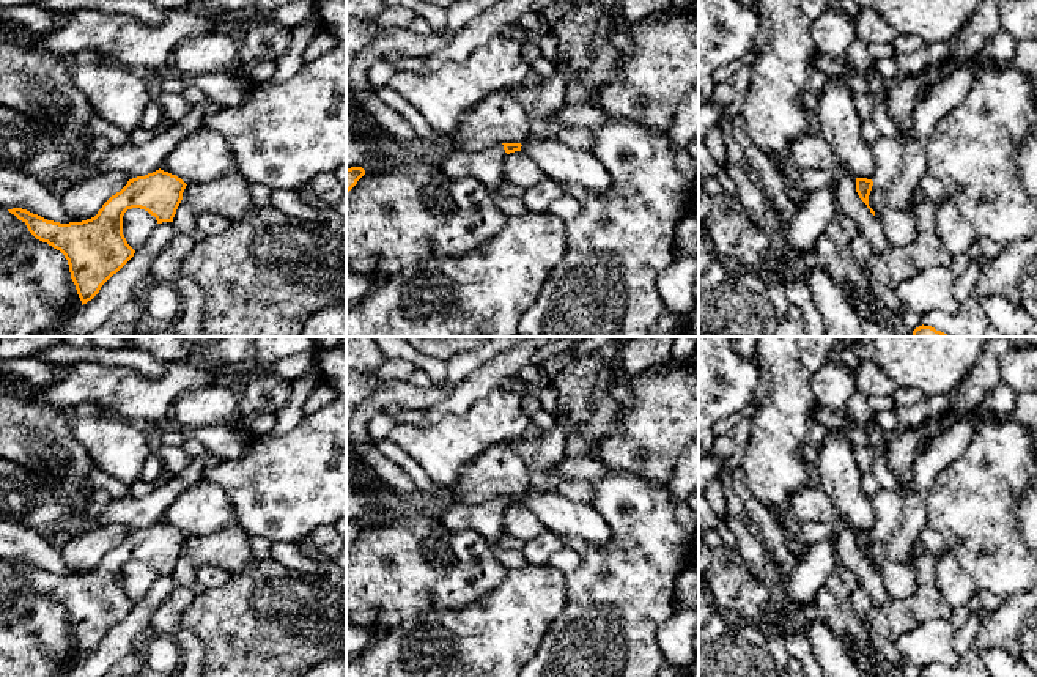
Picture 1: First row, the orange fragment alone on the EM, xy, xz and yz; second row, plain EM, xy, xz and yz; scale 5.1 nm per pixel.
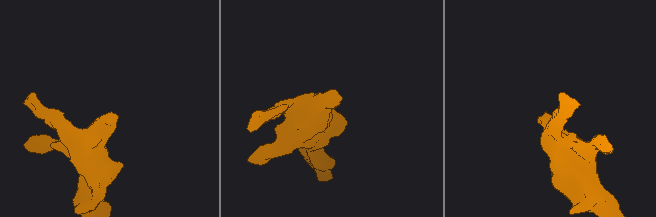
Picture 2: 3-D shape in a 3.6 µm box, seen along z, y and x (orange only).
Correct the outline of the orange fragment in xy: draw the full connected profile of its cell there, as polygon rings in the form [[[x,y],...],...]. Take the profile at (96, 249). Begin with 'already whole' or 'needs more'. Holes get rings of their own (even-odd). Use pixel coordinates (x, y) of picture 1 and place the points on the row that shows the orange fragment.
already whole | [[[159,168],[129,179],[94,217],[82,222],[60,224],[22,208],[8,211],[22,220],[36,239],[65,255],[83,305],[135,253],[123,235],[124,213],[140,208],[154,216],[157,224],[173,222],[186,186],[176,175]]]

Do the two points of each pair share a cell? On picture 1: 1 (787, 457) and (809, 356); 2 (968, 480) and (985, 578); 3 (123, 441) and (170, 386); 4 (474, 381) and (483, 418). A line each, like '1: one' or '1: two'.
1: two
2: one
3: two
4: two

